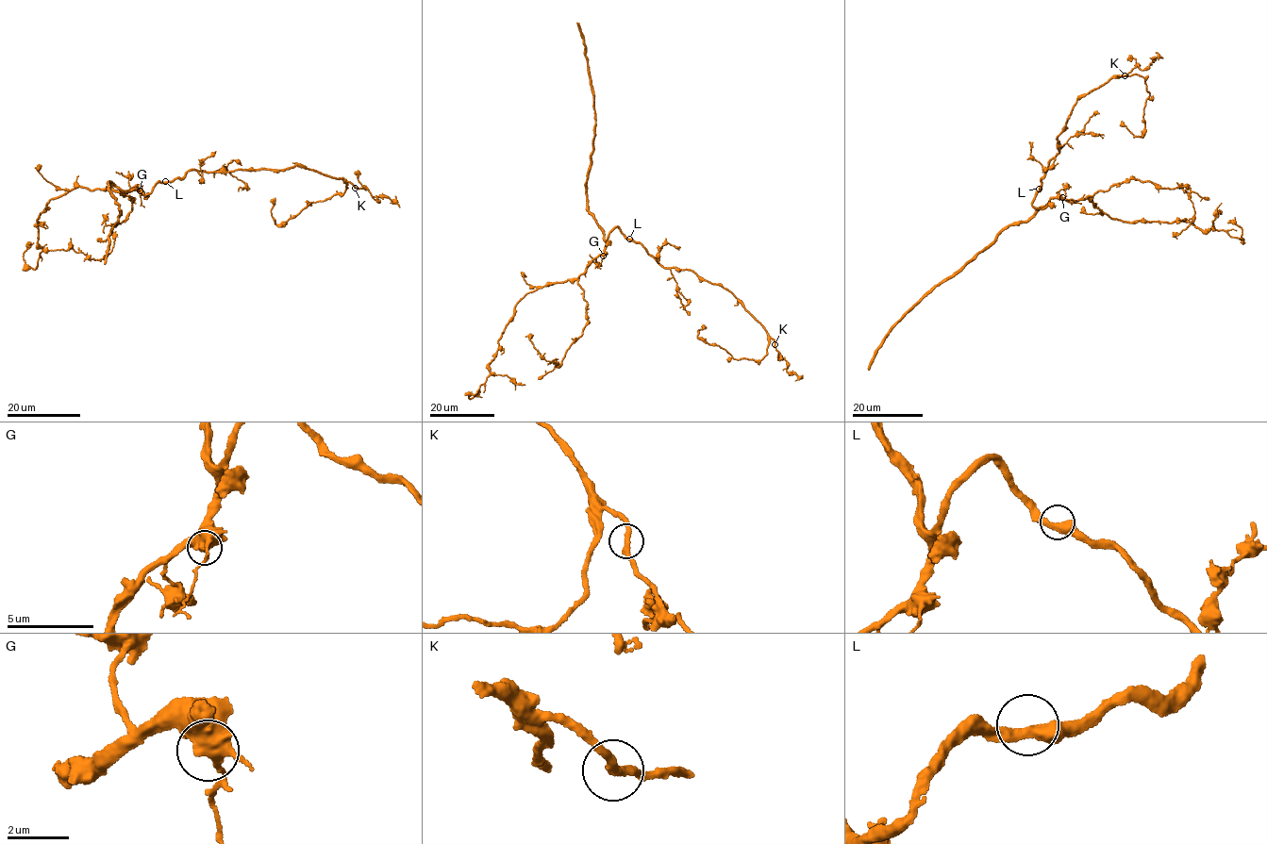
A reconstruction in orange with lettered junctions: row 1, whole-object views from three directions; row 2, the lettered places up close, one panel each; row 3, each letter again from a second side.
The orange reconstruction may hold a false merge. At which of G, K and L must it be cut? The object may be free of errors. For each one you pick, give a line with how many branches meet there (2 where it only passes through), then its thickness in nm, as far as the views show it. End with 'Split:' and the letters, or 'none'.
Split: none

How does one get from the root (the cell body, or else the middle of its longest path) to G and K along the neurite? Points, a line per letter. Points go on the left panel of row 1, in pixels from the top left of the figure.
G: (165, 181), (157, 184), (146, 195), (140, 186), (140, 190)
K: (165, 181), (179, 179), (190, 171), (284, 171), (295, 166), (340, 178), (355, 188)

